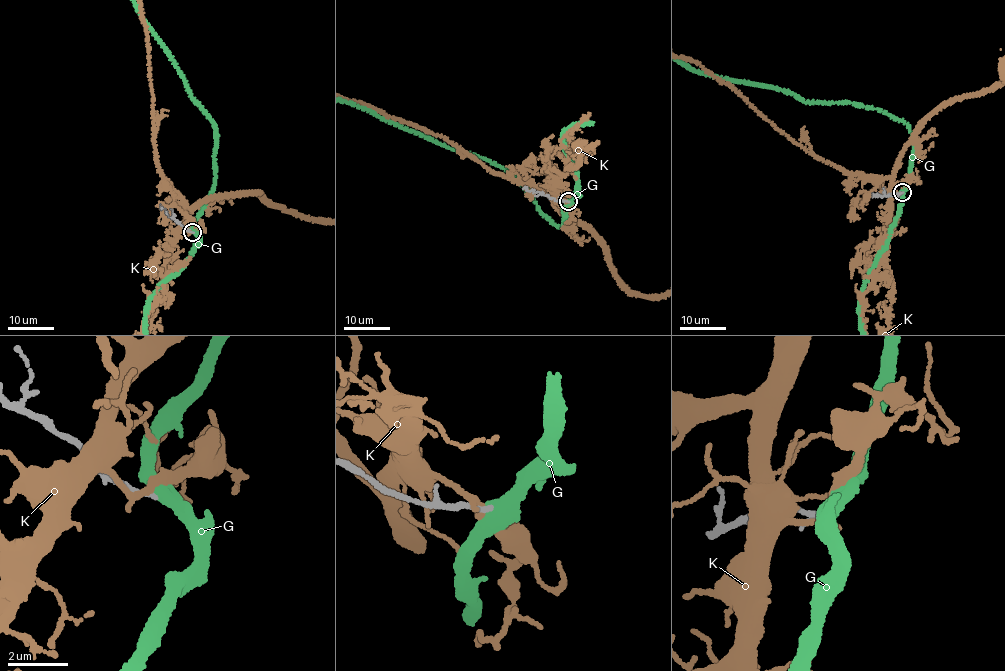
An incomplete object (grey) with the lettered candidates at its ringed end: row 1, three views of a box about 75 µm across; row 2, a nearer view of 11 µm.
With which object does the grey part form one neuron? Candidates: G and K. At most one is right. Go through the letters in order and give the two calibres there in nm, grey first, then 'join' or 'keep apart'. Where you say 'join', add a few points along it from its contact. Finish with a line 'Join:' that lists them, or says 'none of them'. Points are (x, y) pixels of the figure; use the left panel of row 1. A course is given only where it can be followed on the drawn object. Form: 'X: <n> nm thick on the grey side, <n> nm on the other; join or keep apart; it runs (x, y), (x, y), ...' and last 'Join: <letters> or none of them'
G: 180 nm thick on the grey side, 480 nm on the other; keep apart
K: 220 nm thick on the grey side, 280 nm on the other; keep apart
Join: none of them

